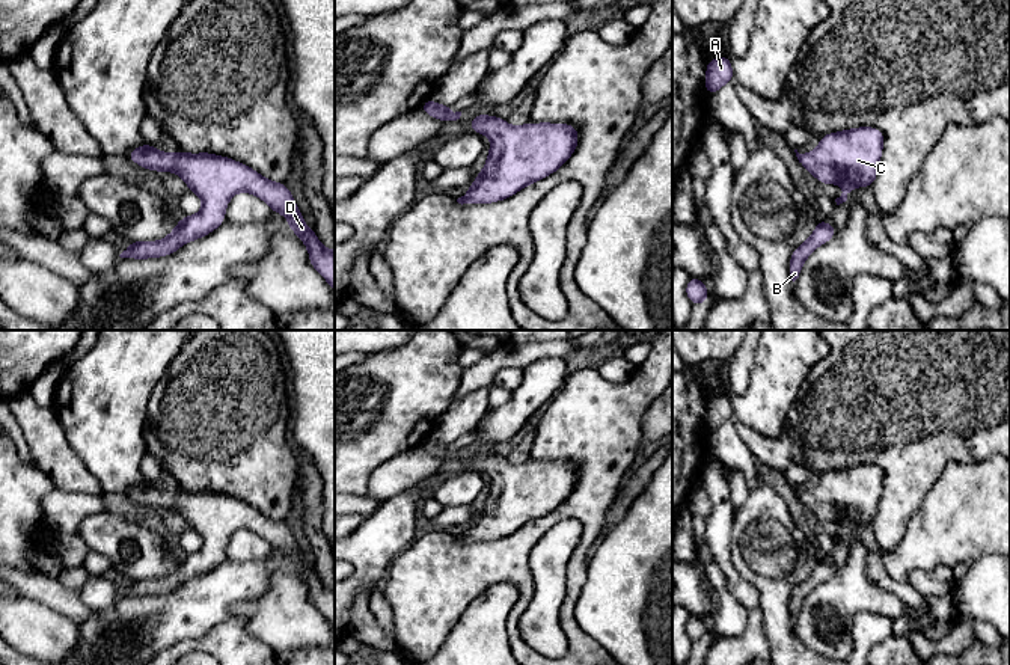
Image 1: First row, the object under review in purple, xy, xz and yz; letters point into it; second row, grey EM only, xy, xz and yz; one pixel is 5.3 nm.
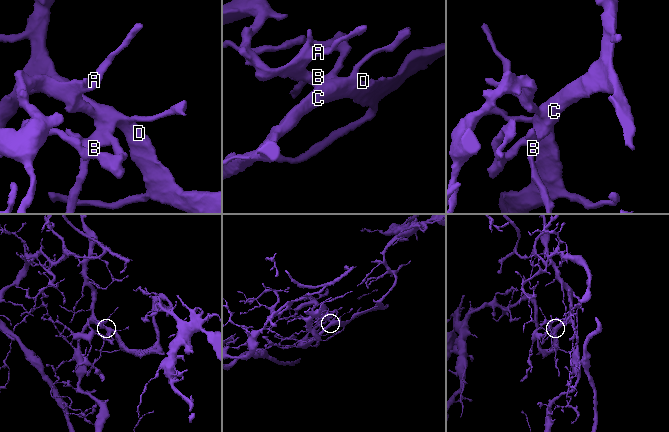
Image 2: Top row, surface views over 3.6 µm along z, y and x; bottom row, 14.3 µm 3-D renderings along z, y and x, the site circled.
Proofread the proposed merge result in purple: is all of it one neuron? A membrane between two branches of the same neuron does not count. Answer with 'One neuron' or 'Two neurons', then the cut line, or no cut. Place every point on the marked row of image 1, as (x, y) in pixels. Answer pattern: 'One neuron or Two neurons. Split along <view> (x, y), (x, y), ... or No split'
One neuron. No split

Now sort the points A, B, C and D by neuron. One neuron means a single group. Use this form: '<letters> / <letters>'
A B C D

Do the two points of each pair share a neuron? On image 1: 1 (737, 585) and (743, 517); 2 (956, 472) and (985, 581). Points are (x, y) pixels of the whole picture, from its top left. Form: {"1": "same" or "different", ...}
{"1": "different", "2": "different"}

